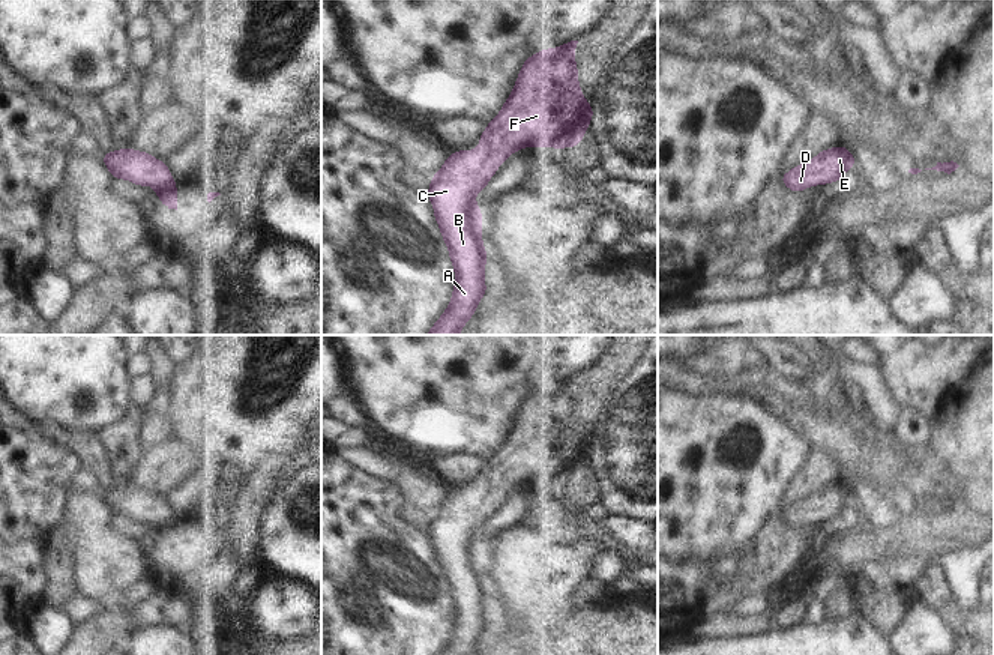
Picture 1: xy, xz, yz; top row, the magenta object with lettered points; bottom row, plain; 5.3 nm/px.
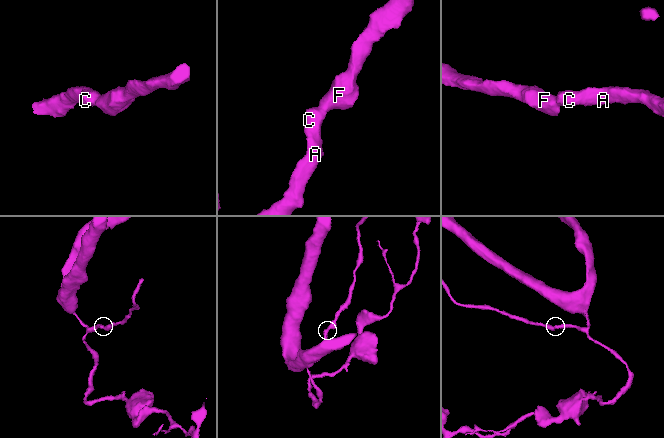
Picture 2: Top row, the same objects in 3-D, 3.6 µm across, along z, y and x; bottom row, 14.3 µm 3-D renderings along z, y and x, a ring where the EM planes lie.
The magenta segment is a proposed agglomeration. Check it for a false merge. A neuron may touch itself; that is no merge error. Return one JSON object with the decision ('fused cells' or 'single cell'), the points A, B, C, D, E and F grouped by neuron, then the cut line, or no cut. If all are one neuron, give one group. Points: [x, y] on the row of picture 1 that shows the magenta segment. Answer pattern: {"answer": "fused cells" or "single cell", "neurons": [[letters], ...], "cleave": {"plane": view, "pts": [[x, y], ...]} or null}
{"answer": "single cell", "neurons": [["A", "B", "C", "D", "E", "F"]], "cleave": null}

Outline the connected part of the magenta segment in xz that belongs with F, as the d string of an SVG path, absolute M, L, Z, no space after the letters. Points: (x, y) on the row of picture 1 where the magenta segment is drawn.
M578 41L563 42L559 48L536 51L524 59L509 98L480 134L479 149L453 152L431 177L428 198L434 206L434 218L455 269L455 285L449 306L426 335L459 335L464 324L474 315L482 296L488 293L483 276L488 254L482 242L482 210L474 201L476 194L485 189L497 168L520 149L580 146L595 108L583 96L578 84L574 57L577 44Z

